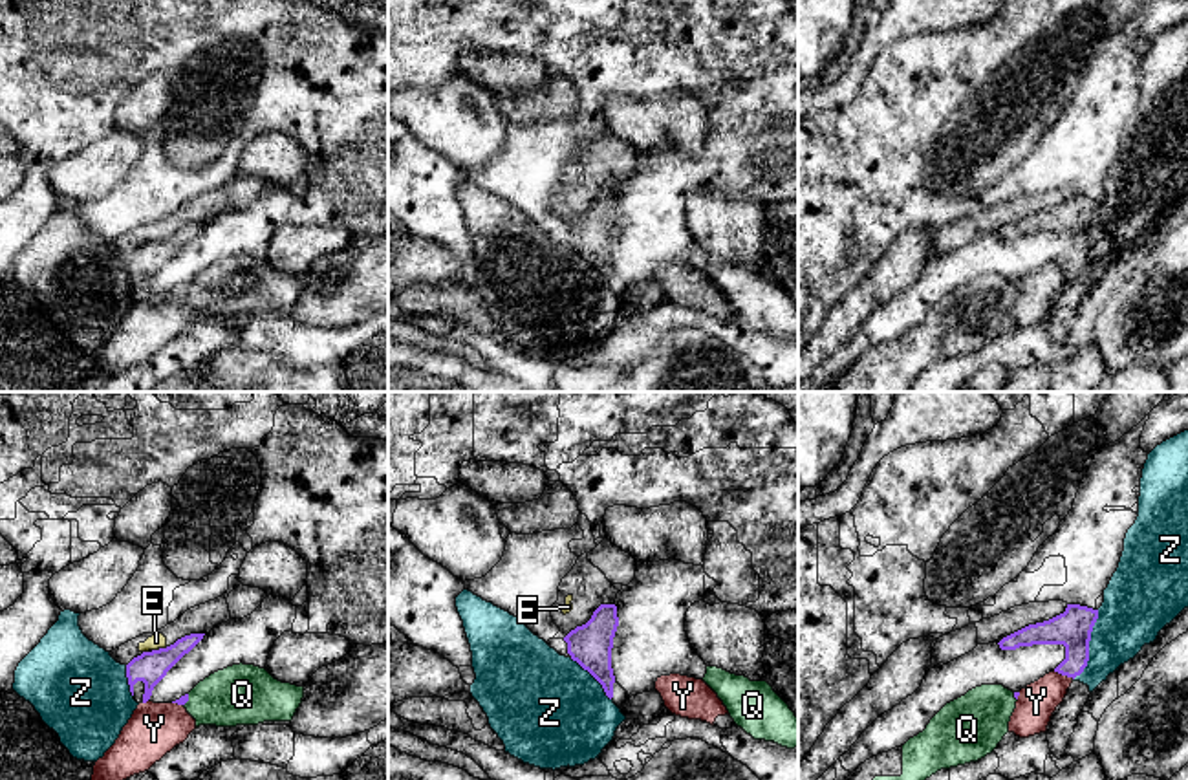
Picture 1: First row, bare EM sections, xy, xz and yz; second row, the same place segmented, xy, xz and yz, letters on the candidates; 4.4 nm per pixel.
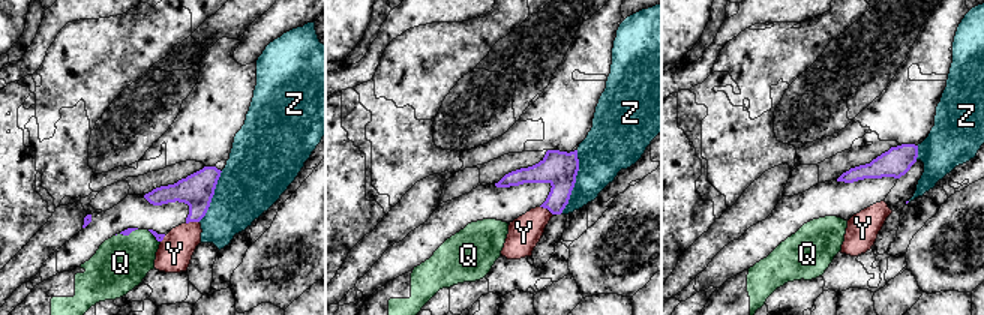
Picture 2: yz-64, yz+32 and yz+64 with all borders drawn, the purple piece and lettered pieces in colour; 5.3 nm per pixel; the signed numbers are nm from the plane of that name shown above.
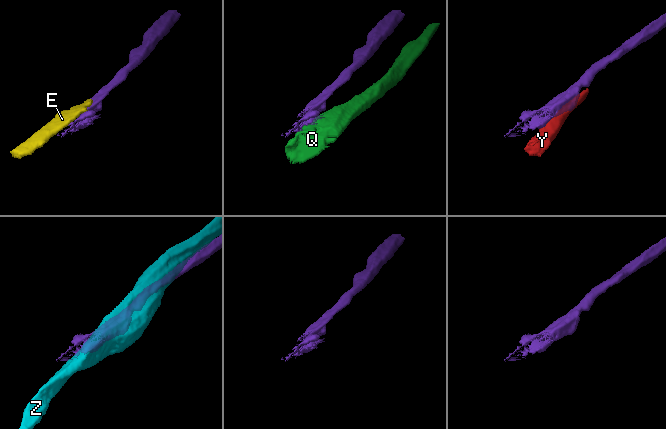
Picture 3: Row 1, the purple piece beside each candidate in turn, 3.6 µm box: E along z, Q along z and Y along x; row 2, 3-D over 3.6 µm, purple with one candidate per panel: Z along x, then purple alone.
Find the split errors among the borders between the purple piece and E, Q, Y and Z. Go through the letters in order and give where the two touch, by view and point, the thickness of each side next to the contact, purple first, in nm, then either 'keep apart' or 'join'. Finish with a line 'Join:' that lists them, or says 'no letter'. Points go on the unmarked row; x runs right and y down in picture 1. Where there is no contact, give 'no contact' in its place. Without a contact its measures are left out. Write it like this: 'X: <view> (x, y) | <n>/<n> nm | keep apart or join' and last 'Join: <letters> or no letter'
E: xy (162, 238) | 140/70 nm | keep apart
Q: xy (187, 290) | 40/280 nm | keep apart
Y: yz (1064, 264) | 160/170 nm | keep apart
Z: yz (1088, 235) | 160/280 nm | keep apart
Join: no letter

